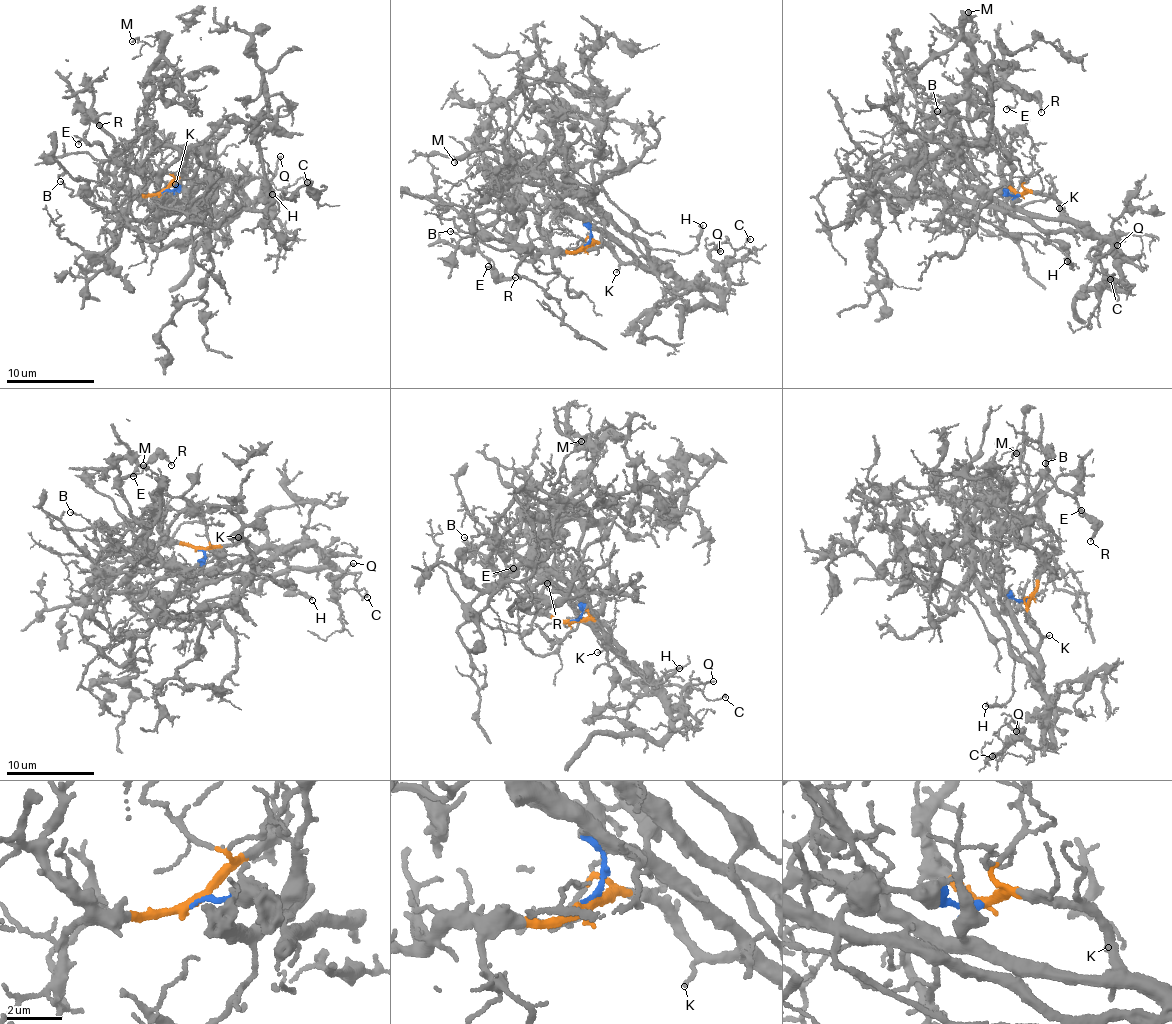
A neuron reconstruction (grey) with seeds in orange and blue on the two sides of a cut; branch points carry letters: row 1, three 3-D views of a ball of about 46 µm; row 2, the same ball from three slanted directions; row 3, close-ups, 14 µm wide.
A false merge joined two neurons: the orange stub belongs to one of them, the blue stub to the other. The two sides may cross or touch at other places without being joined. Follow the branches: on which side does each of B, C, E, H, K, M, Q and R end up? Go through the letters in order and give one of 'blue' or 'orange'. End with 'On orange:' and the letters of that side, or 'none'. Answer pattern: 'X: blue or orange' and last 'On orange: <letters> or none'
B: blue
C: orange
E: blue
H: orange
K: orange
M: blue
Q: orange
R: blue
On orange: C, H, K, Q

